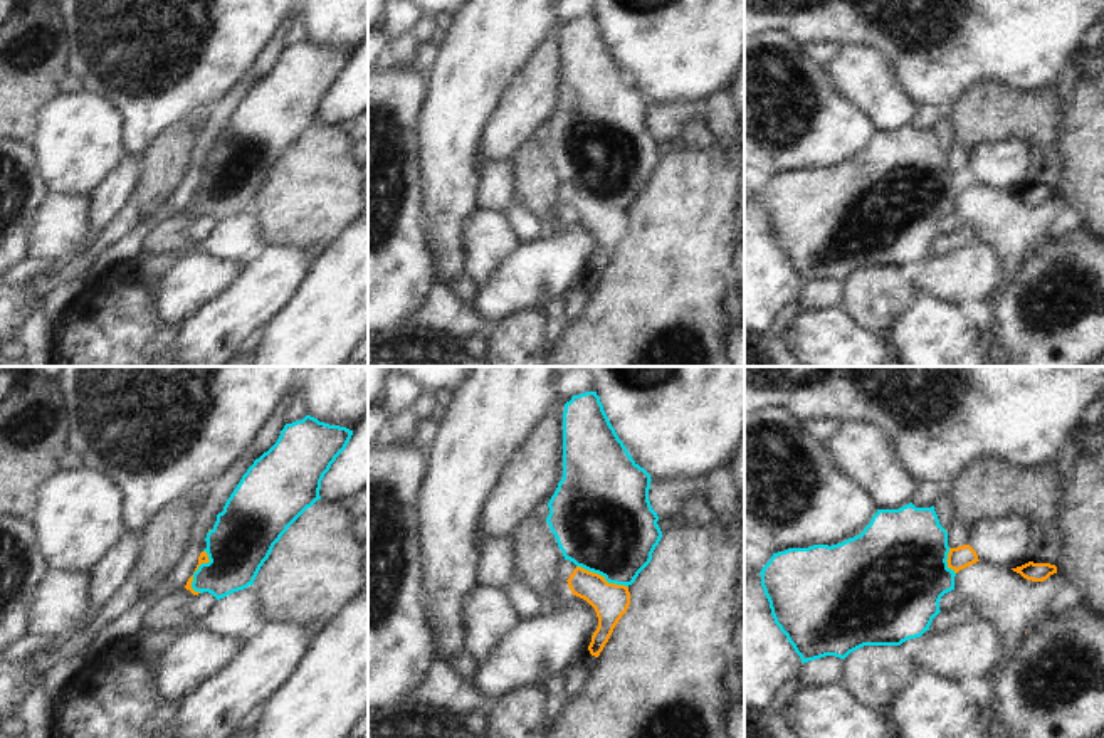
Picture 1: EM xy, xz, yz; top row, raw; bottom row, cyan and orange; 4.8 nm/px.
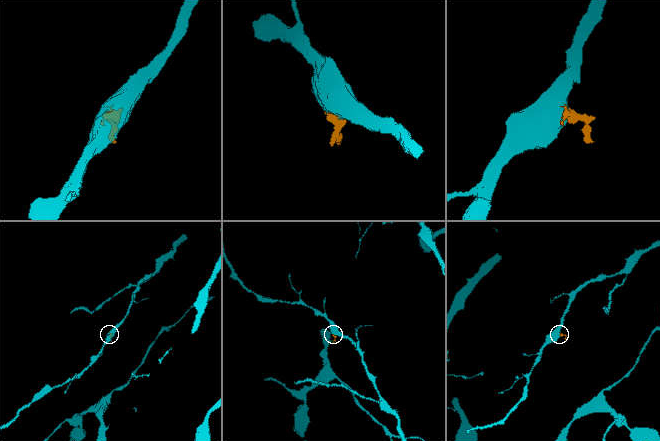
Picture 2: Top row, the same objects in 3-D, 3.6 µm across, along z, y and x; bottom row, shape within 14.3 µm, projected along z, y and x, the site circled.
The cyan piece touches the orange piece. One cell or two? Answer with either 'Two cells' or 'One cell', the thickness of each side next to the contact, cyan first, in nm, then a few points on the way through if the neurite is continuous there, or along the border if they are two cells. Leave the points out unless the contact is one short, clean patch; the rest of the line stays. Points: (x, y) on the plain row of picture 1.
One cell. Thickness 480 nm (cyan) against 170 nm. Path across: xz (604, 147), (602, 199), (610, 224)

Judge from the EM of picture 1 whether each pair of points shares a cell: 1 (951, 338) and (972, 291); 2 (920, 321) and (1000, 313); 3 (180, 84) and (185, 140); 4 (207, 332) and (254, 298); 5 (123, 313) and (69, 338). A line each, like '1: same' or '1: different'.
1: different
2: different
3: different
4: same
5: same

